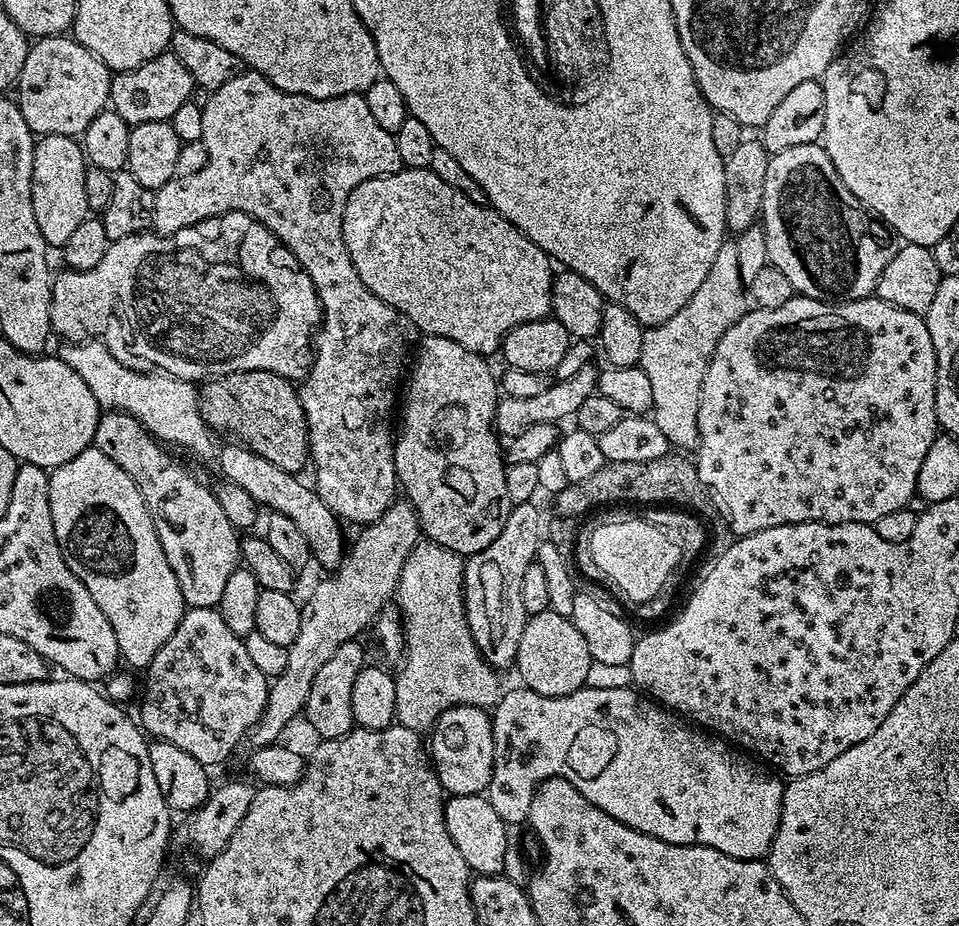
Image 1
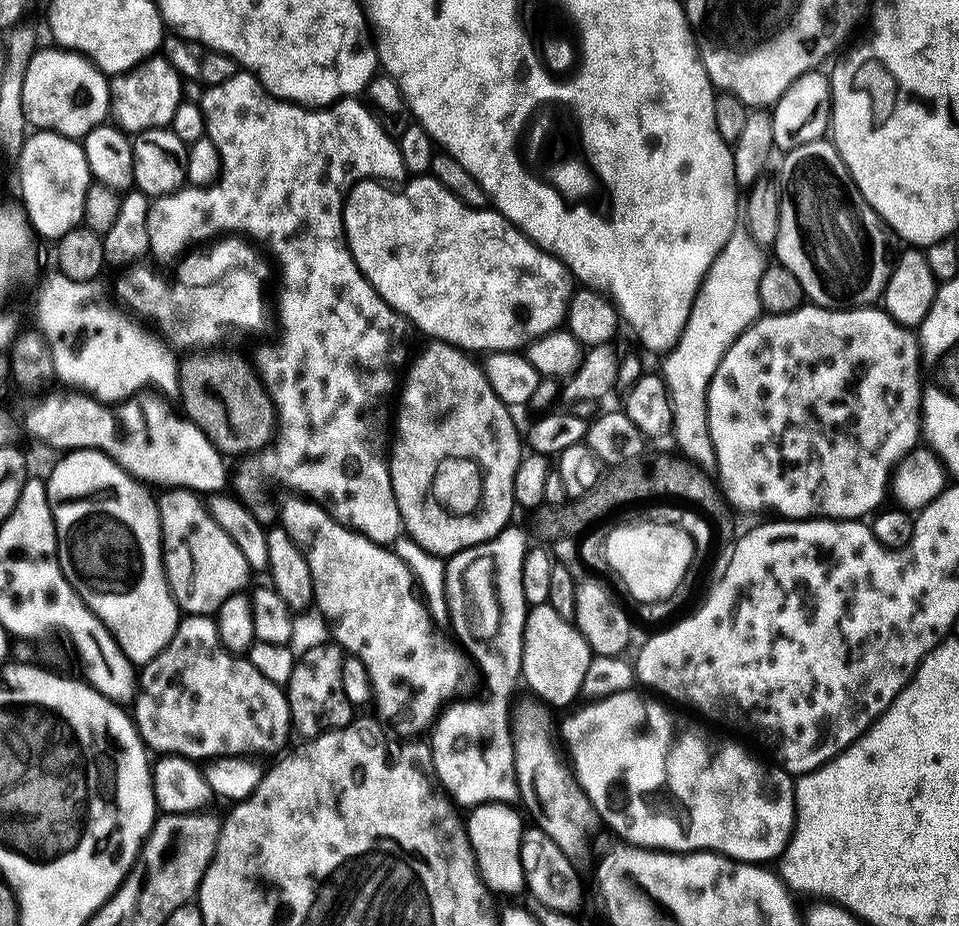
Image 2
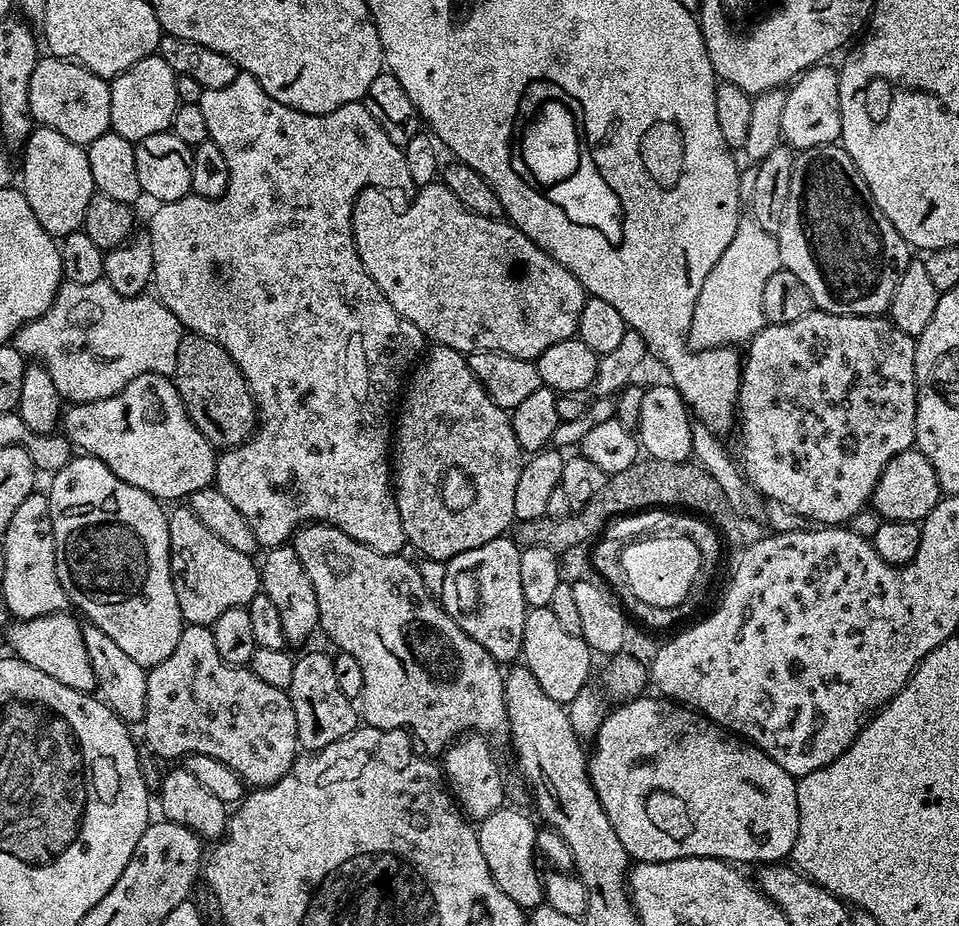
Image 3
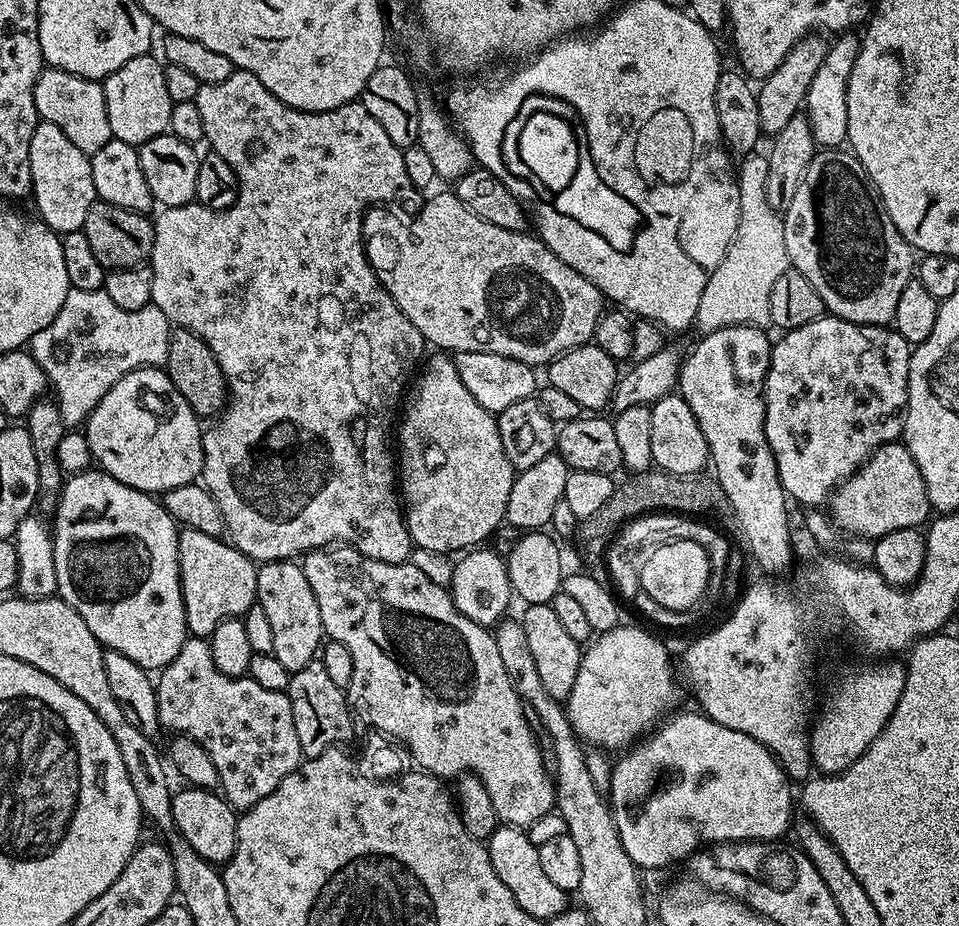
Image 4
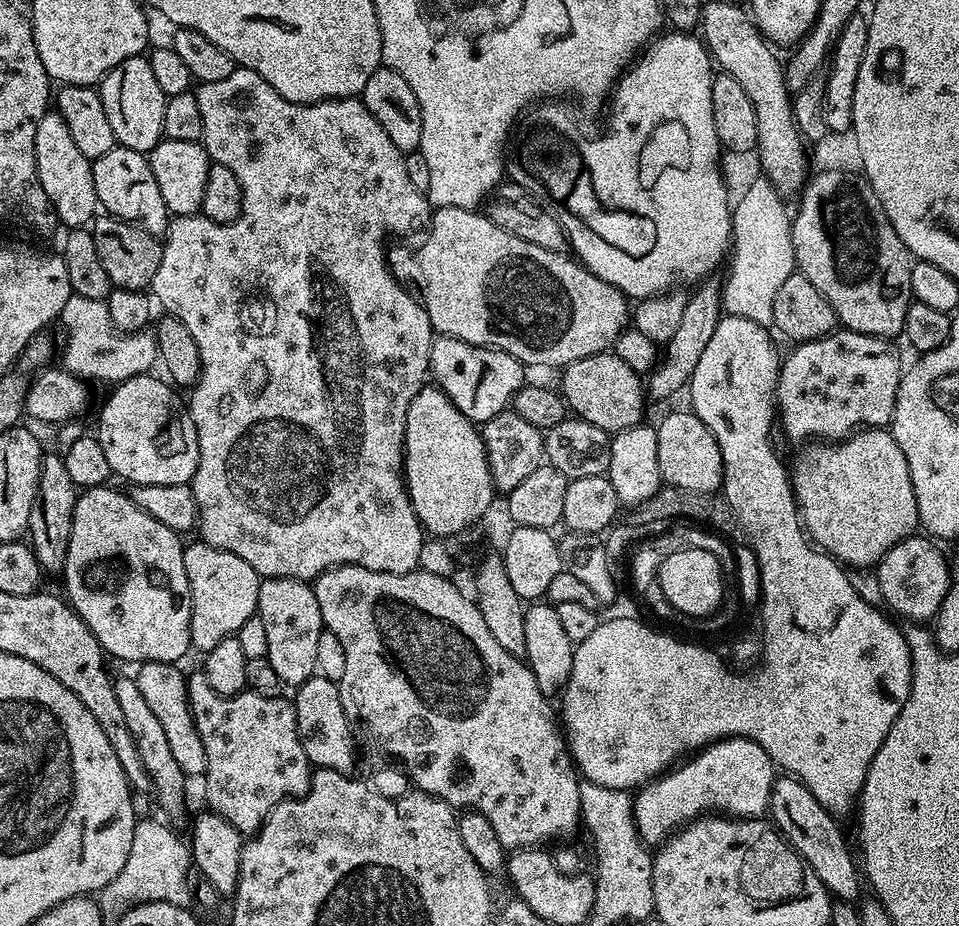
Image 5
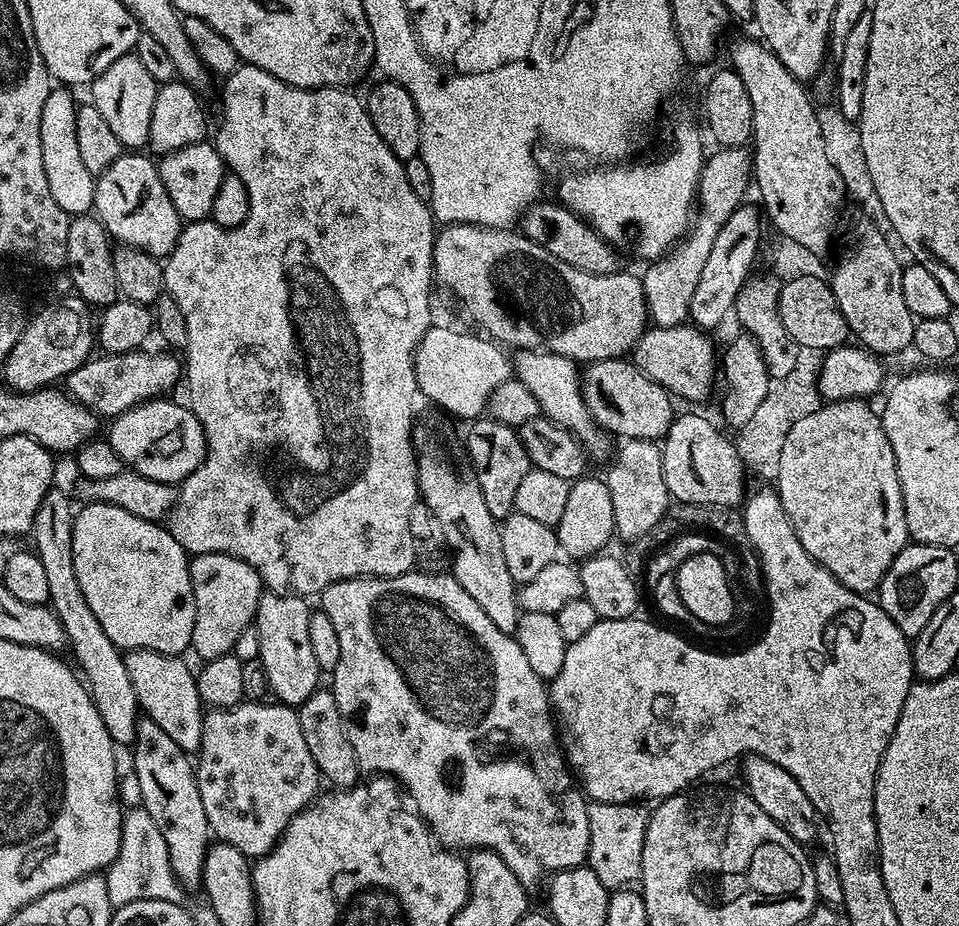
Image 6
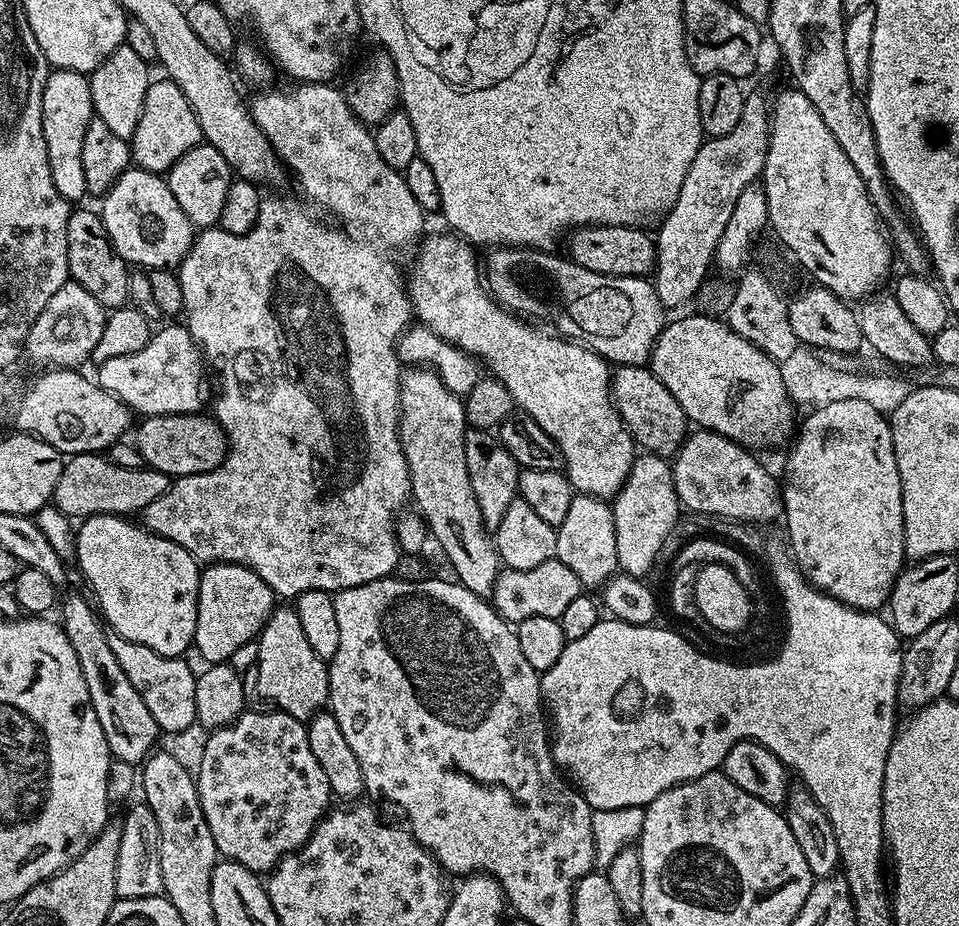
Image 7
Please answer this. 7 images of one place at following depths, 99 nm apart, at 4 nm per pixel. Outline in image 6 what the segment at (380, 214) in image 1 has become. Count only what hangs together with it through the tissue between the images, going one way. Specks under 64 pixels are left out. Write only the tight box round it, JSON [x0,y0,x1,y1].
[432,224,649,362]

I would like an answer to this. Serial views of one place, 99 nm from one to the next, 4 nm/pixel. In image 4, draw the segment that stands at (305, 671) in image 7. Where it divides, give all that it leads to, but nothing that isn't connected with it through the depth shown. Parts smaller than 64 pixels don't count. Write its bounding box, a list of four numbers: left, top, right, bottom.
[256,560,326,674]

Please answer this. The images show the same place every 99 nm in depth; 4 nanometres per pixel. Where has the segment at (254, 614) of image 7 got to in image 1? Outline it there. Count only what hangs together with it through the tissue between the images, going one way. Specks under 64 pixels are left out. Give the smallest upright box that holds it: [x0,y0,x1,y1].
[94,411,241,608]

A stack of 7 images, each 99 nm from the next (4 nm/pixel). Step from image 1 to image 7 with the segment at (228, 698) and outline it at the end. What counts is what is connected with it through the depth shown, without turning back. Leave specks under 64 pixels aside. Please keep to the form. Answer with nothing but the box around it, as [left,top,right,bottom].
[194,710,334,874]

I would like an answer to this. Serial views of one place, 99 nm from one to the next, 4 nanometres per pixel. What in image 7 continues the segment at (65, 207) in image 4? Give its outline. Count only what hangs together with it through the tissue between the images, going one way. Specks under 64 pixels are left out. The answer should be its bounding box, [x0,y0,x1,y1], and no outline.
[42,68,94,202]

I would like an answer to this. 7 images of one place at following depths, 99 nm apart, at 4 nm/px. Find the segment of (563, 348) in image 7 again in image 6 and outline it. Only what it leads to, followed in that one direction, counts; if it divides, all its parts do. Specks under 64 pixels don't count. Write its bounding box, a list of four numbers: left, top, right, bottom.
[514,350,609,454]

